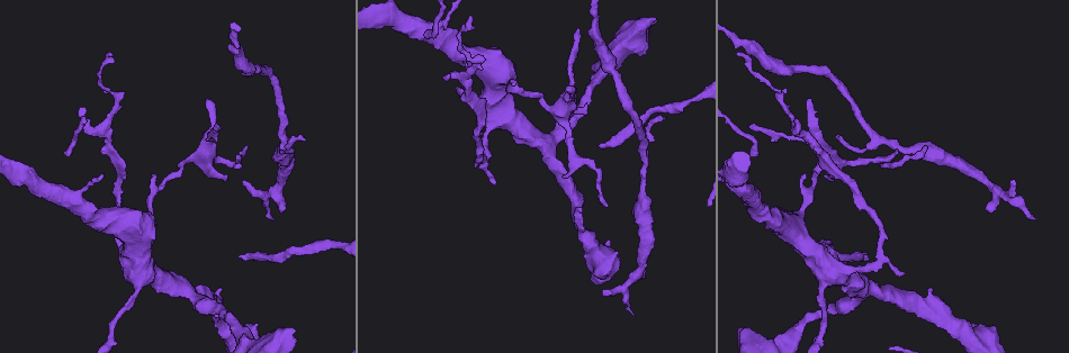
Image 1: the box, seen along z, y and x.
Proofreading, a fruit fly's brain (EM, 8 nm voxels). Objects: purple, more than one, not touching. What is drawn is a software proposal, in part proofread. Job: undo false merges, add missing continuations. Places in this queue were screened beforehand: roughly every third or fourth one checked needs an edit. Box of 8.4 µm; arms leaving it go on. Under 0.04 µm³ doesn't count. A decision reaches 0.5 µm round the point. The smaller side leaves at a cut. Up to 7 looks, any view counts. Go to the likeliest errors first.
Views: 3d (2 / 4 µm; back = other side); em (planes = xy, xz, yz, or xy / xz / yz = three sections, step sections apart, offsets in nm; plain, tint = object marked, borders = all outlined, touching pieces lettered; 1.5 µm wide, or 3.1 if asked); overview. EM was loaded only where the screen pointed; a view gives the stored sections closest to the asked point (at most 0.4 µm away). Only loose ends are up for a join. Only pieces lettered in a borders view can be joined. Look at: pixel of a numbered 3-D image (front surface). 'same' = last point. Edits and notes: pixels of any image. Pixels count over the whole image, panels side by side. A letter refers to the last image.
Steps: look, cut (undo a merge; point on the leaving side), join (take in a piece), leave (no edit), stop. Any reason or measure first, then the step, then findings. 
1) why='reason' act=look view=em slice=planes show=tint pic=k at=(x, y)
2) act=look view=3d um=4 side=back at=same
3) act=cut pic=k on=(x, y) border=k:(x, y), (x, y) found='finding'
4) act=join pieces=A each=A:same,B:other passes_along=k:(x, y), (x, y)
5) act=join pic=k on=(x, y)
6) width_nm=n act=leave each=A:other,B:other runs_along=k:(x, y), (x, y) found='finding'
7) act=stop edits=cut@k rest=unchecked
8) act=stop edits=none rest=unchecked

act=look view=em slice=planes show=borders pic=1 at=(242, 180)

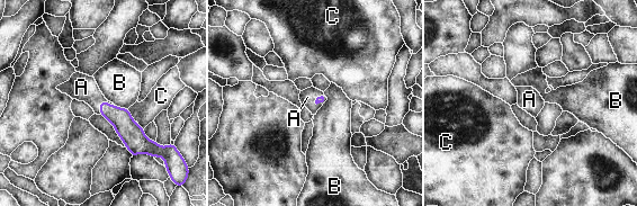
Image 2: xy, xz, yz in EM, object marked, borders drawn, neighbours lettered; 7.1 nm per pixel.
act=join pieces=A each=A:same,B:other,C:other passes_along=2:(120, 118), (100, 101), (81, 87) found='it goes on there'

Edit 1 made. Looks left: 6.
why='see it whole again' act=look view=overview

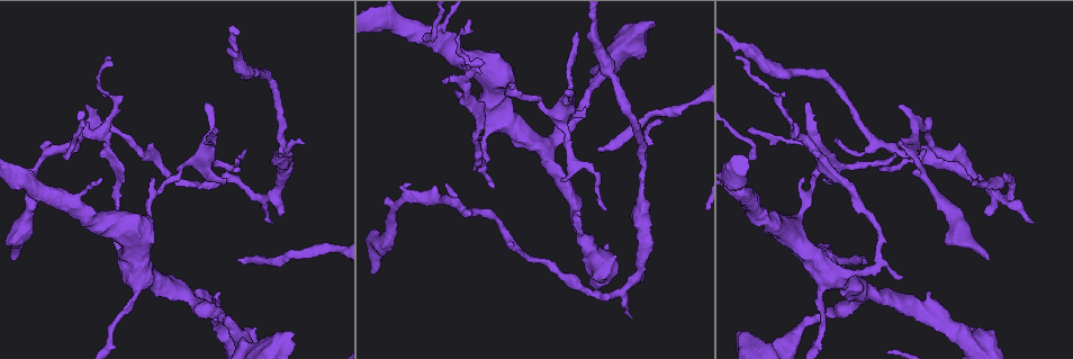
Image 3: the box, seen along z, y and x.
why='branch stops here' act=look view=3d um=4 pic=3 at=(86, 108)

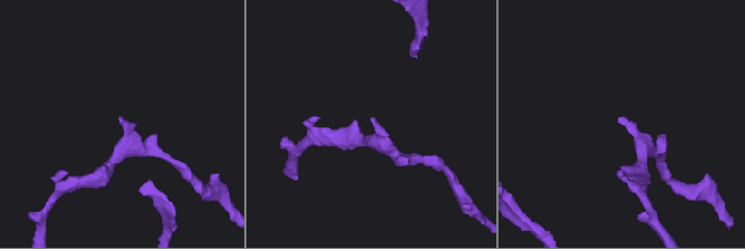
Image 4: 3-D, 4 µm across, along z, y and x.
why='now the EM' act=look view=em slice=planes show=borders pic=4 at=(619, 120)

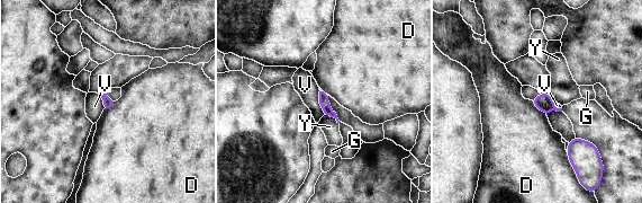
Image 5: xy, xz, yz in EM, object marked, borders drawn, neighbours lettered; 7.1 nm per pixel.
act=leave each=D:other,G:other,V:other,Y:other border=5:(531, 100), (545, 115) found='none of them fits'

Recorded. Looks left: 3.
why='free end' act=look view=3d um=2 pic=3 at=(565, 95)

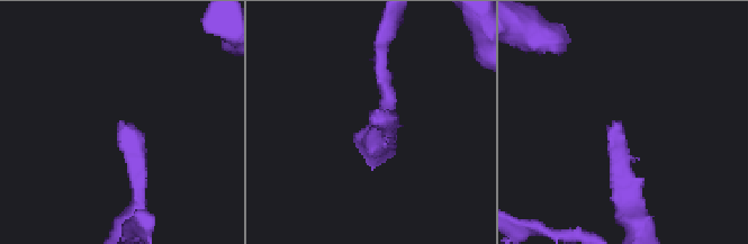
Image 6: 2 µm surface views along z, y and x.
why='now the EM' act=look view=em slice=planes show=tint pic=6 at=(620, 126)

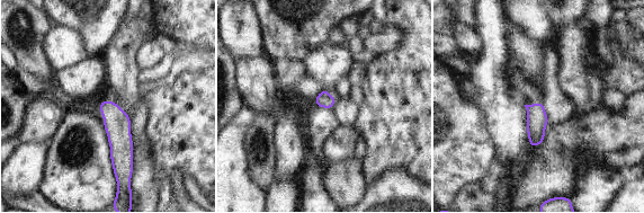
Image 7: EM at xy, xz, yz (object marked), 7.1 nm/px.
act=look view=em slice=planes show=borders at=same

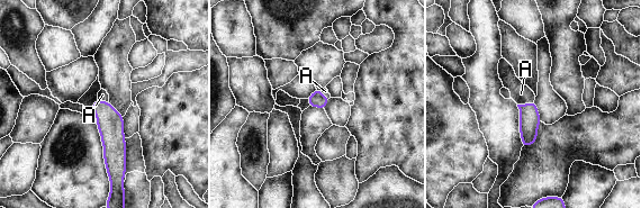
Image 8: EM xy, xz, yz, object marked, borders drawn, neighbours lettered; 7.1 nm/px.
act=join pieces=A each=A:same passes_along=8:(530, 119), (526, 104), (521, 93) found='it goes on there'

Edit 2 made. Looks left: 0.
act=stop edits=join@2,join@8 rest=unchecked

